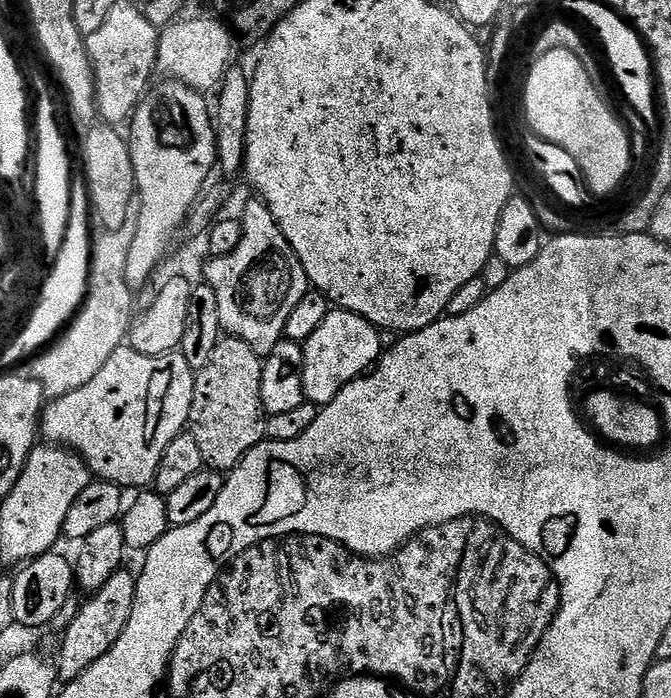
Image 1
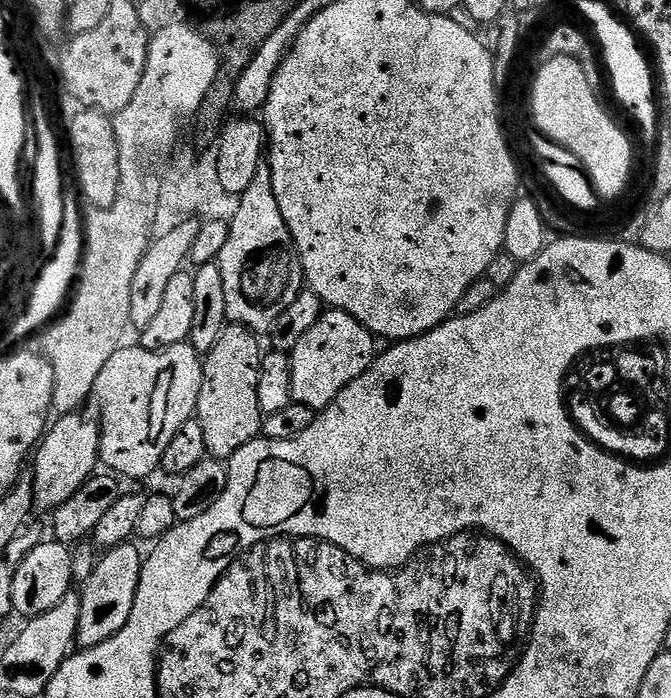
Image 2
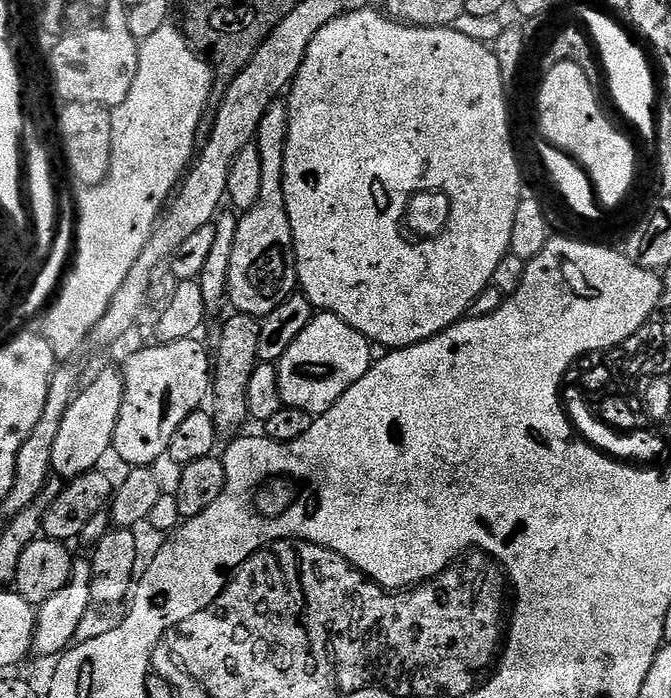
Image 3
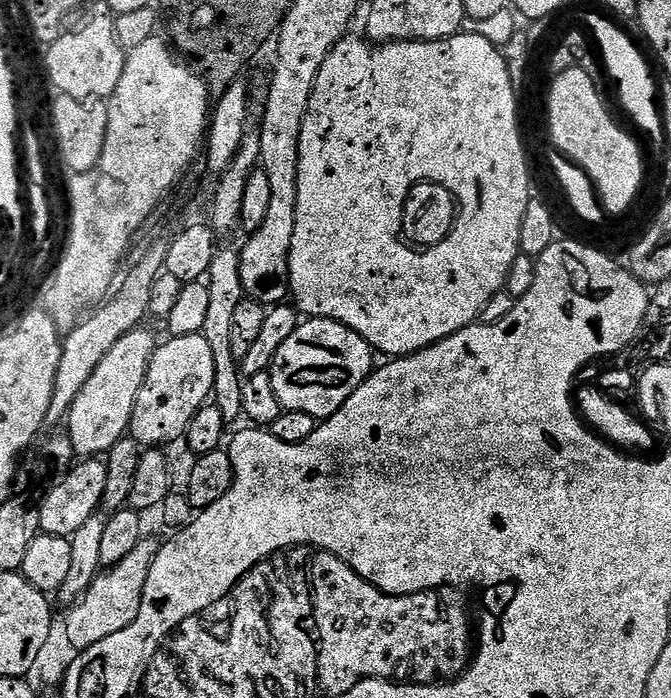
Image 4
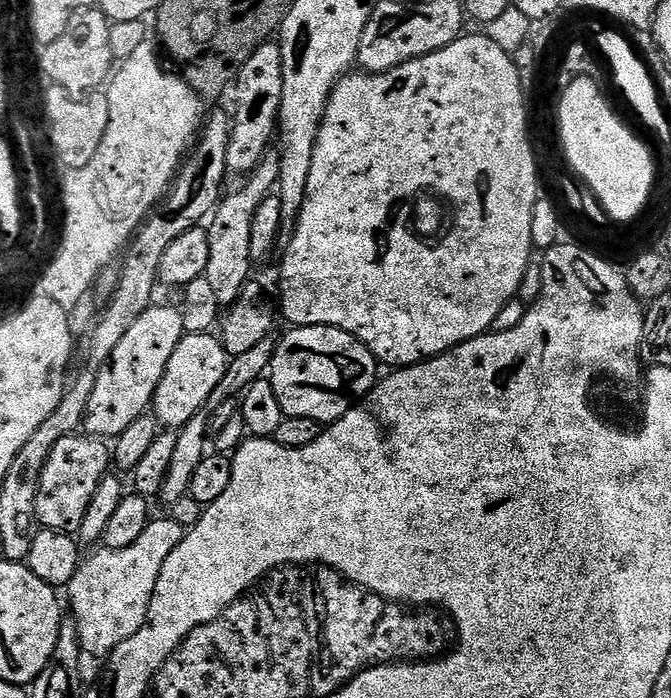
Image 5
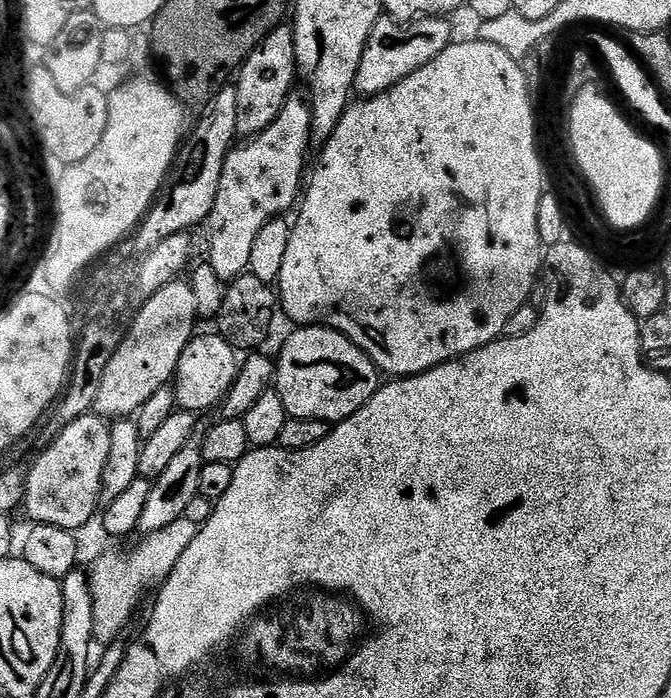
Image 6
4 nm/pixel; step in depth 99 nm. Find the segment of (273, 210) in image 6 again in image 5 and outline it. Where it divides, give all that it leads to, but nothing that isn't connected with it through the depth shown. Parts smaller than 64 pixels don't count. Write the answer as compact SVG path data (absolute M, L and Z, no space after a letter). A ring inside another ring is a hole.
M269 154L258 162L256 169L239 181L232 193L221 199L216 205L207 225L210 238L210 262L204 271L206 282L210 282L212 293L218 298L221 309L227 310L236 301L245 284L249 283L254 267L250 254L250 225L254 222L254 213L267 196L273 195L280 183L279 155Z

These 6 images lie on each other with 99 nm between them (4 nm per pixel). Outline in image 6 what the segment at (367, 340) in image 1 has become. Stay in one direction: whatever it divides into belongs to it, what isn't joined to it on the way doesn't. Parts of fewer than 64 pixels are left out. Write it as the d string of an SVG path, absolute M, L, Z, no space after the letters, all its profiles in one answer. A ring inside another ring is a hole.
M300 326L288 336L288 341L280 348L280 357L275 357L274 390L282 398L291 418L318 418L329 422L339 422L350 418L370 398L382 383L382 373L376 363L350 338L341 332L323 326Z

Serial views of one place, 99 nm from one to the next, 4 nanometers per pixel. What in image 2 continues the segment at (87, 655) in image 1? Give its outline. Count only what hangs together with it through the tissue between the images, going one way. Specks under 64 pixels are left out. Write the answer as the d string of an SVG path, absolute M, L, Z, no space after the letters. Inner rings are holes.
M135 543L119 544L107 549L97 559L90 580L79 589L82 614L78 618L78 634L75 643L81 649L93 648L118 634L126 622L130 622L130 610L134 610L134 598L138 598L138 582L145 557L135 548Z

